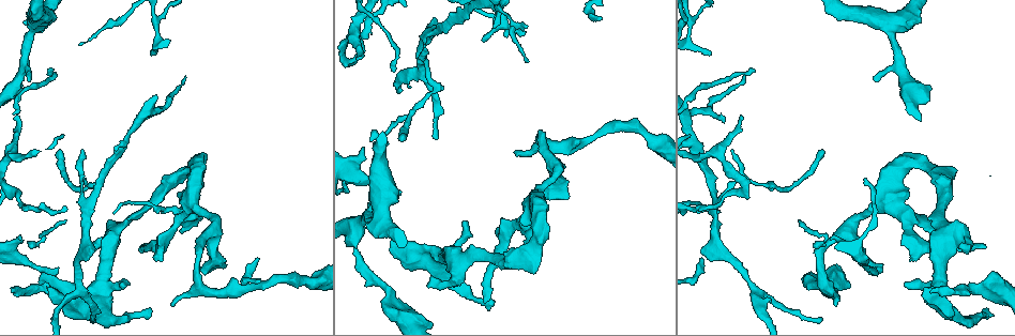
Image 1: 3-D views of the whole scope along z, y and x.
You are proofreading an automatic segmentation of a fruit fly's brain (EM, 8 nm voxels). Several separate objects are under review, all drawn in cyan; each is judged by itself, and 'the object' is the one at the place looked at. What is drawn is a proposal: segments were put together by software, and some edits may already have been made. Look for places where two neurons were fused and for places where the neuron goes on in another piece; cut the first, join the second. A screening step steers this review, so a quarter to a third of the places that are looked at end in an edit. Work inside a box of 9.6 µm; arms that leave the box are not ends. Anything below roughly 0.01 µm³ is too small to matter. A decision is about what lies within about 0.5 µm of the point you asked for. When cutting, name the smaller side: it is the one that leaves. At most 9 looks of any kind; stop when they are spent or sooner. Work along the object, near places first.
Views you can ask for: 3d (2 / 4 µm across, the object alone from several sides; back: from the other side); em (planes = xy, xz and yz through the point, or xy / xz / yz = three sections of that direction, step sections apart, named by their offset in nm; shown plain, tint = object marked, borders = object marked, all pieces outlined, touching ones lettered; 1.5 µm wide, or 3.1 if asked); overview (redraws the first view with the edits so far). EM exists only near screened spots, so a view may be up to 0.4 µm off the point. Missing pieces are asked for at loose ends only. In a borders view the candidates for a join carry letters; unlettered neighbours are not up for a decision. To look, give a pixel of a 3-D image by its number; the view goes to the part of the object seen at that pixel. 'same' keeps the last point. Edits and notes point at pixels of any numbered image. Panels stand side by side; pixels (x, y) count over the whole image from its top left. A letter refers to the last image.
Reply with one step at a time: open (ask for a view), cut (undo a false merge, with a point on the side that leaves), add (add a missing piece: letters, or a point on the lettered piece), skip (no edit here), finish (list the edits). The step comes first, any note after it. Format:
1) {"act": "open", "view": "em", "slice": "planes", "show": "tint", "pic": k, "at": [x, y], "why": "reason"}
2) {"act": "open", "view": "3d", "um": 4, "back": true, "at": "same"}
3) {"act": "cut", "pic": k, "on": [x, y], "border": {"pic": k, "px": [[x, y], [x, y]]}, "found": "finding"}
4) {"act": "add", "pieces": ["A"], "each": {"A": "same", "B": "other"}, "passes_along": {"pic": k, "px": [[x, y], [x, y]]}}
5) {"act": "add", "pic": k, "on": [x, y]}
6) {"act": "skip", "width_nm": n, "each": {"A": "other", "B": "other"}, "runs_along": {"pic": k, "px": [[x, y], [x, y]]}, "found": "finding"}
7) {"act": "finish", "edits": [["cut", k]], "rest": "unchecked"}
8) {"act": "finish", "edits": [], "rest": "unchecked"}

{"act": "open", "view": "3d", "um": 4, "pic": 1, "at": [368, 193], "why": "free end"}

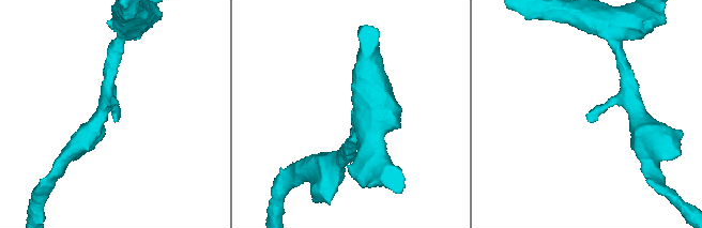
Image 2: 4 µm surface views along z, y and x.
{"act": "open", "view": "em", "slice": "planes", "show": "borders", "pic": 2, "at": [351, 111], "why": "shape alone is not enough"}

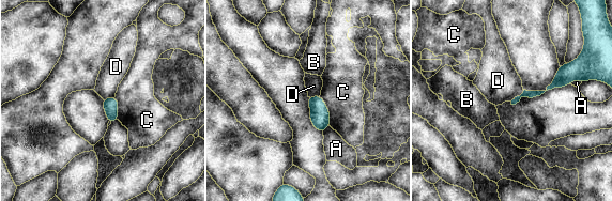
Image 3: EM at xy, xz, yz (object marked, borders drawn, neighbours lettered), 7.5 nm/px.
{"act": "skip", "each": {"A": "other", "B": "other", "C": "other", "D": "other"}, "runs_along": {"pic": 3, "px": [[568, 67], [542, 92], [523, 94], [511, 104]]}, "found": "no lettered piece goes on from it"}

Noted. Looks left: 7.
{"act": "open", "view": "em", "slice": "planes", "show": "borders", "pic": 1, "at": [356, 59], "why": "free end"}

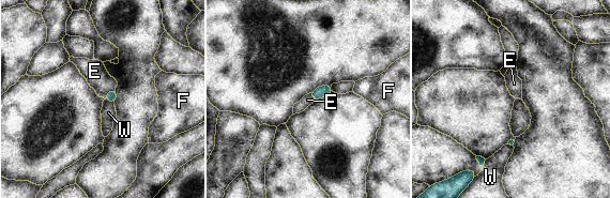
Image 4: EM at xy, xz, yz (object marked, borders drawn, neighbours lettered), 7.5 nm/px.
{"act": "add", "pieces": ["E"], "each": {"E": "same", "F": "other", "W": "other"}, "passes_along": {"pic": 4, "px": [[111, 95], [108, 92], [94, 71]]}, "found": "it goes on there"}

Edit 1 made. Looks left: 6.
{"act": "open", "view": "em", "slice": "yz", "step": 4, "show": "borders", "pic": 1, "at": [752, 68]}

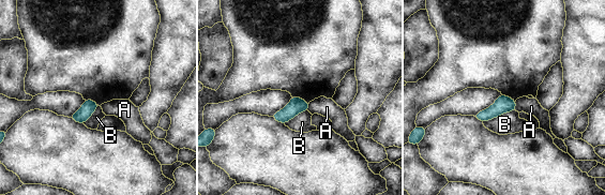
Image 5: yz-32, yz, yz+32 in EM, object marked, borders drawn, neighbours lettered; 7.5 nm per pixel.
{"act": "skip", "each": {"A": "other", "B": "other"}, "border": {"pic": 5, "px": [[515, 101], [516, 110]]}, "found": "none of them fits"}

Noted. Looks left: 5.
{"act": "open", "view": "em", "slice": "xy", "step": 8, "show": "borders", "pic": 1, "at": [467, 222], "why": "an open end"}

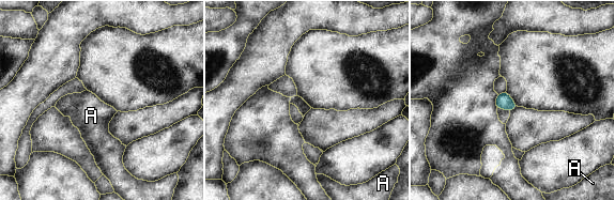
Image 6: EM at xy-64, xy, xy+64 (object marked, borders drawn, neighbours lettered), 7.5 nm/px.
{"act": "open", "view": "em", "slice": "planes", "show": "borders", "at": "same"}

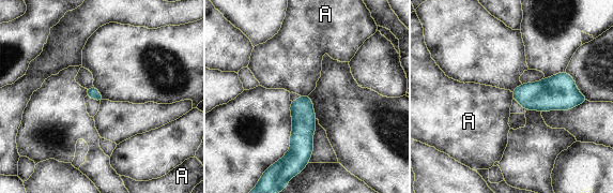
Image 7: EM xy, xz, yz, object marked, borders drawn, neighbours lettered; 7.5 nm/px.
{"act": "skip", "longest_contact_nm": ["A", 60], "each": {"A": "other"}, "border": {"pic": 7, "px": [[300, 94], [307, 95]]}, "found": "none of them fits"}

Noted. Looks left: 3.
{"act": "finish", "edits": [["add", 4]], "rest": "unchecked"}

